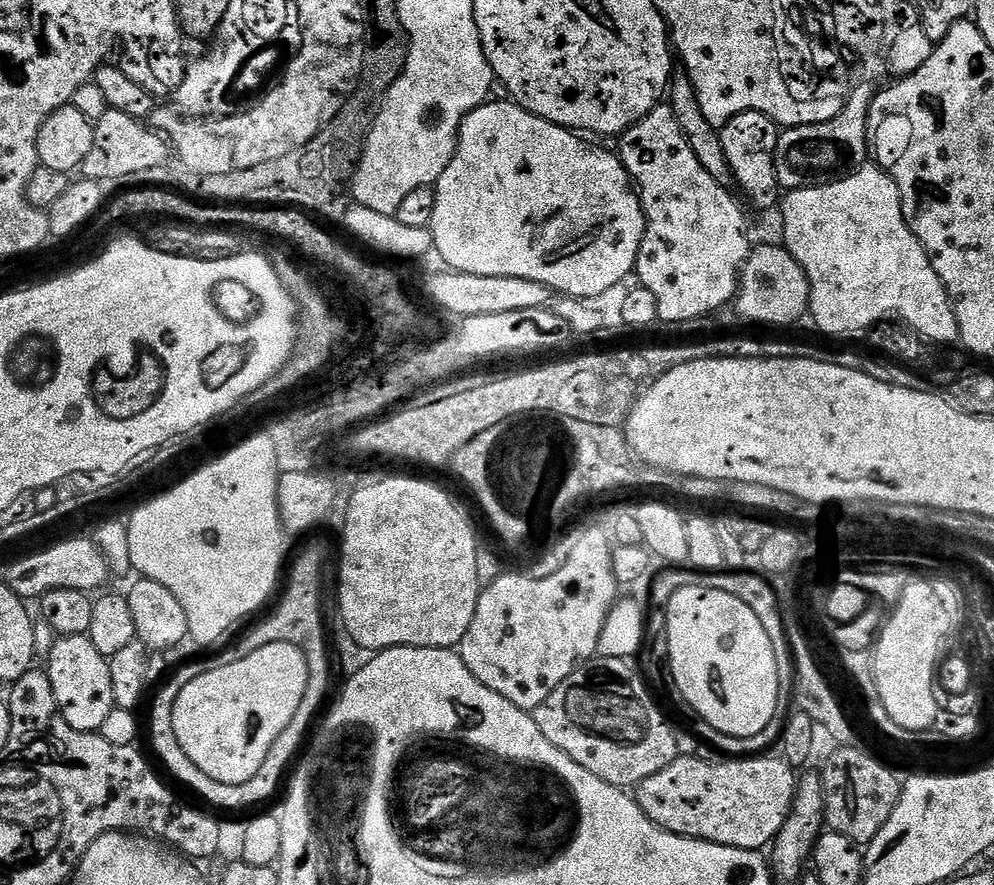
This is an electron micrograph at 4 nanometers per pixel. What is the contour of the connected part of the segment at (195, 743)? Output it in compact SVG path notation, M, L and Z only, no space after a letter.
M286 642L262 646L238 662L218 666L194 678L194 682L190 682L190 686L178 694L172 715L174 734L178 734L178 746L182 746L182 750L186 750L186 758L190 758L190 762L194 762L202 774L214 778L214 782L226 782L230 786L250 782L250 778L258 774L262 762L266 762L270 746L278 742L278 734L293 727L300 715L302 698L307 689L308 663L302 649Z

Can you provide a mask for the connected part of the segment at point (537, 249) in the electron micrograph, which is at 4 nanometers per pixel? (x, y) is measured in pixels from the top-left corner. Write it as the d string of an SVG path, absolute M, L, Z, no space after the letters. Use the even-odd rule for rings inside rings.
M486 102L476 108L464 119L460 127L460 137L456 143L456 153L446 166L434 185L436 201L434 202L434 218L432 219L431 232L435 251L445 260L447 267L454 272L478 274L479 276L505 276L506 278L522 278L529 285L545 284L553 288L553 293L565 296L578 296L581 300L595 301L601 296L609 295L627 276L633 275L638 250L642 246L644 237L644 208L640 205L640 197L634 187L634 181L624 168L624 163L615 151L603 152L600 148L587 148L577 133L559 128L556 124L546 122L515 102L508 104L492 104Z

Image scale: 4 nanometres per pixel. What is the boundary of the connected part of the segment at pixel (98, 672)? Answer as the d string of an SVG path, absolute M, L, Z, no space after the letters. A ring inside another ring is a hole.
M87 636L59 637L53 653L46 661L46 671L54 690L54 698L58 702L58 710L62 718L74 726L74 730L99 732L110 710L116 707L114 686L110 686L108 661L109 657L98 654L94 642L90 642Z

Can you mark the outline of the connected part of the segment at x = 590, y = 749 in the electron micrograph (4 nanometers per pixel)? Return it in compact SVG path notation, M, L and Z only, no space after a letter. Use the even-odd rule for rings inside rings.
M593 658L573 670L570 678L566 678L566 682L562 682L542 706L534 709L538 730L542 730L562 754L574 758L578 766L590 770L594 778L602 778L604 784L625 790L635 789L636 785L650 778L650 774L658 774L658 770L666 770L678 755L669 717L660 713L663 712L661 705L656 703L643 675L630 665L627 659Z

